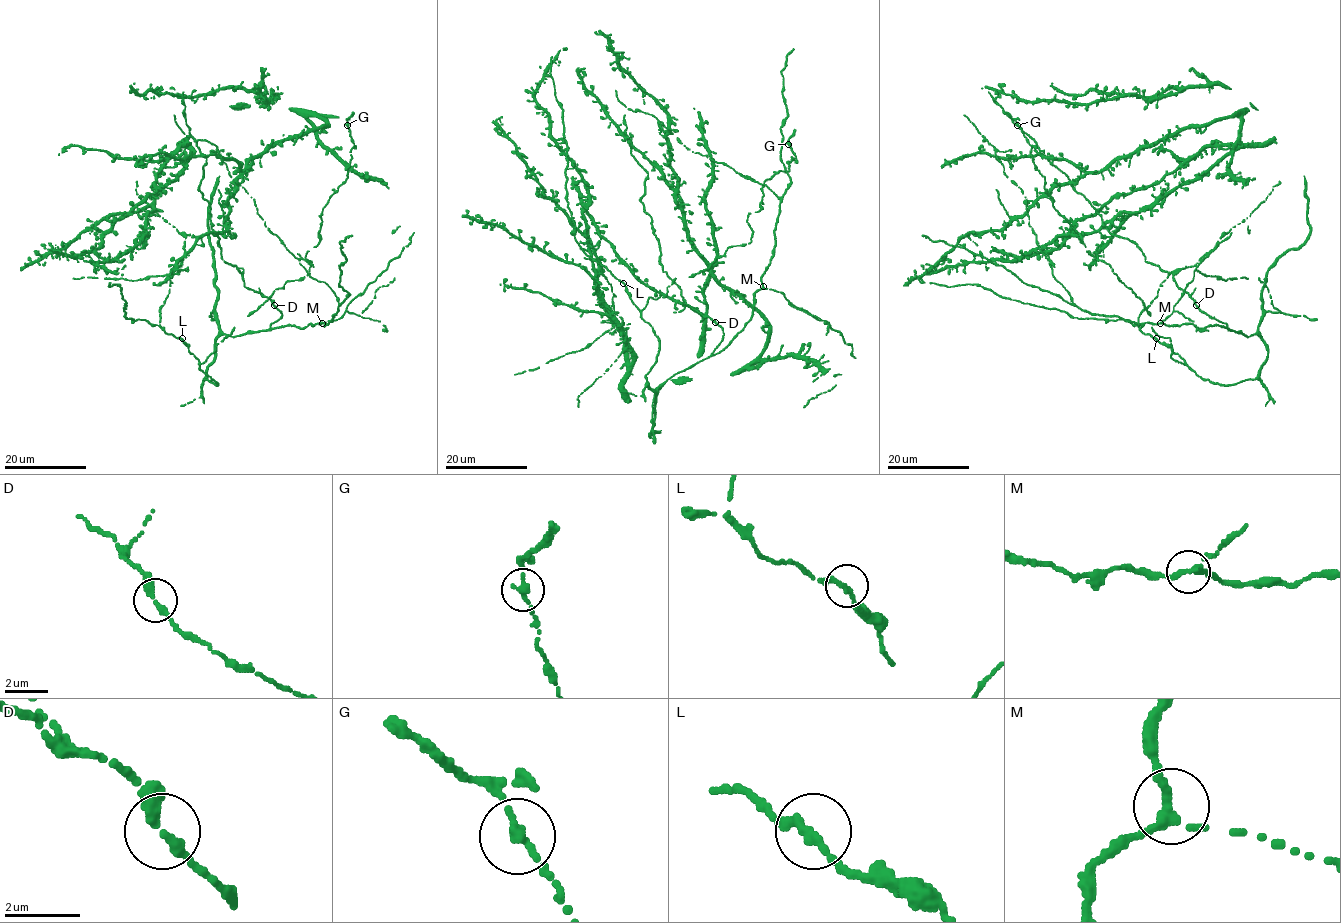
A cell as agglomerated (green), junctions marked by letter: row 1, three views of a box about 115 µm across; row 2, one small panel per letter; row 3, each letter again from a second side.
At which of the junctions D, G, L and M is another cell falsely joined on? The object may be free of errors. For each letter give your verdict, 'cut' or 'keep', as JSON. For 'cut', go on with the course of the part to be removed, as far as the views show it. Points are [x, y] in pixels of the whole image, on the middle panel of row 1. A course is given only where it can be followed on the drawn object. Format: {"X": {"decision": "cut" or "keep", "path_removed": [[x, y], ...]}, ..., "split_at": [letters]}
{"D": {"decision": "keep"}, "G": {"decision": "keep"}, "L": {"decision": "keep"}, "M": {"decision": "keep"}, "split_at": []}

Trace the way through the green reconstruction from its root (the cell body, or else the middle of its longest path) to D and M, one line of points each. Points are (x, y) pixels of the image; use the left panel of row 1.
D: (182, 339), (199, 368), (218, 385), (204, 380), (215, 341), (221, 334), (267, 330), (282, 315), (273, 305)
M: (182, 339), (199, 368), (218, 385), (204, 379), (221, 334), (322, 323)

